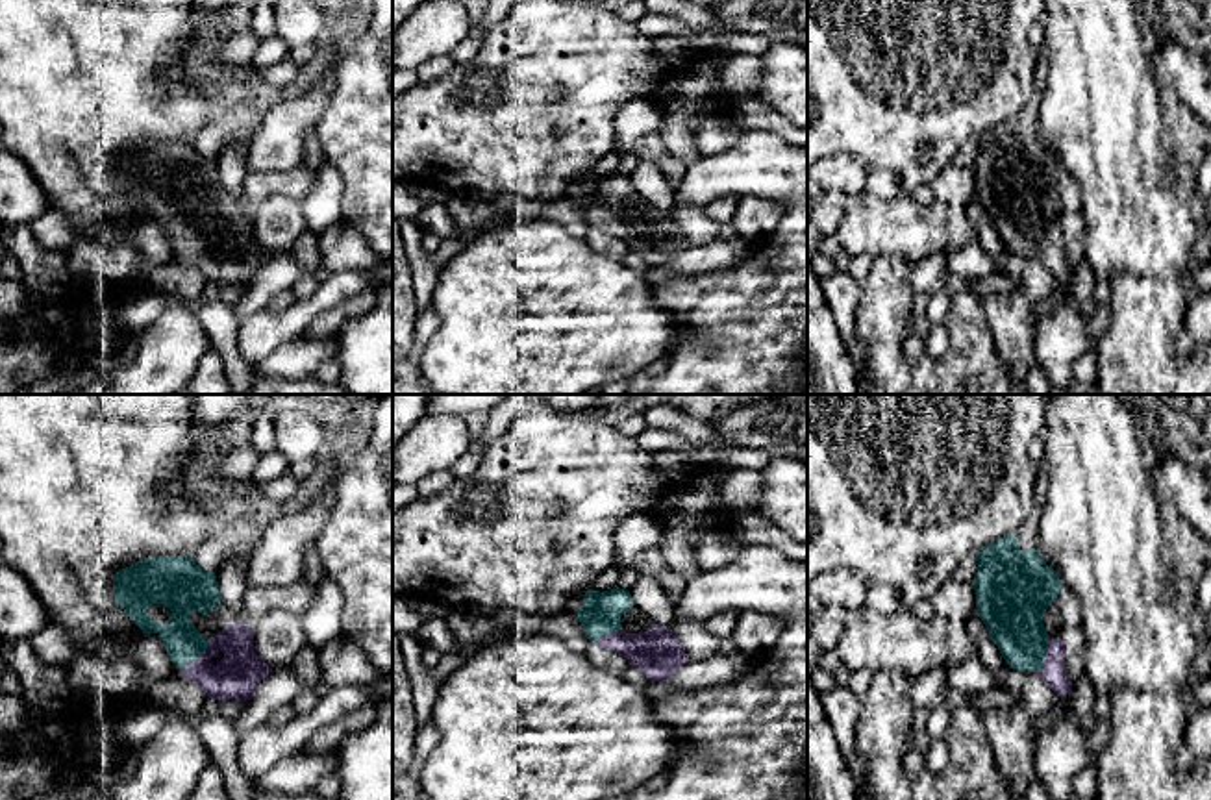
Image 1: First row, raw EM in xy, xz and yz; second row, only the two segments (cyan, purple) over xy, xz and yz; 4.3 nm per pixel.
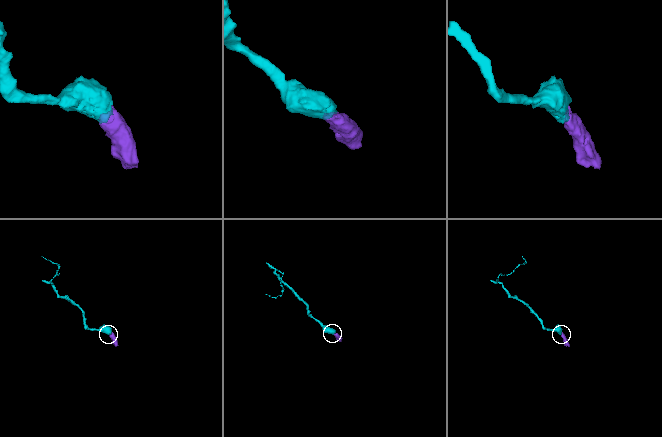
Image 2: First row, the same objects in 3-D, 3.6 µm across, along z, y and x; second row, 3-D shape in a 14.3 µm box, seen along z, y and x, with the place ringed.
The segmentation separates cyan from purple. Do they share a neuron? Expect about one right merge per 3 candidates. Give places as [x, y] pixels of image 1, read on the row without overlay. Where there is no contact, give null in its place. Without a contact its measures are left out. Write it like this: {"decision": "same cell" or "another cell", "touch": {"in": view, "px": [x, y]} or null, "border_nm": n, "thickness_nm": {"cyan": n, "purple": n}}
{"decision": "same cell", "touch": {"in": "xy", "px": [199, 239]}, "border_nm": 190, "thickness_nm": {"cyan": 160, "purple": 200}}

